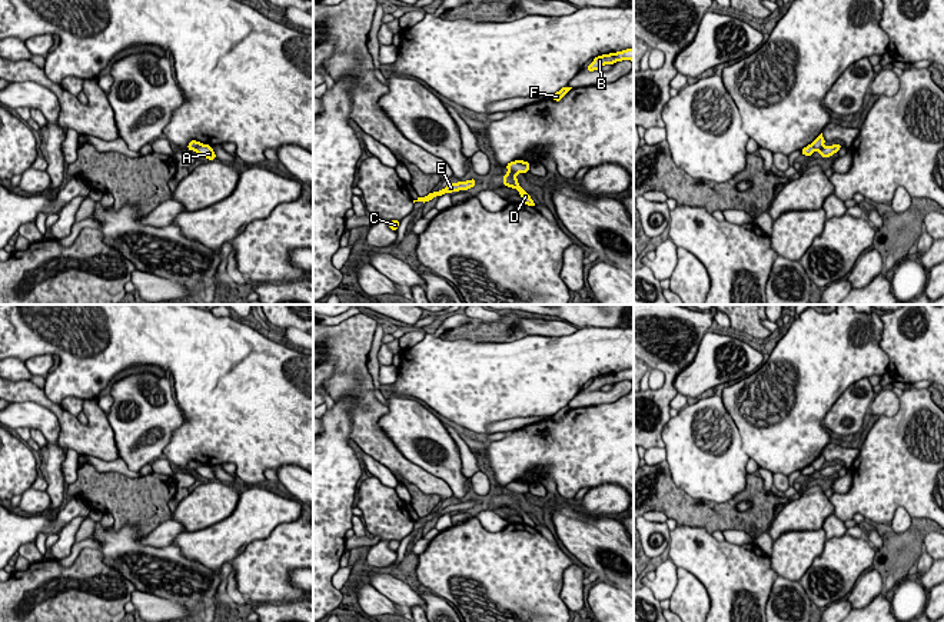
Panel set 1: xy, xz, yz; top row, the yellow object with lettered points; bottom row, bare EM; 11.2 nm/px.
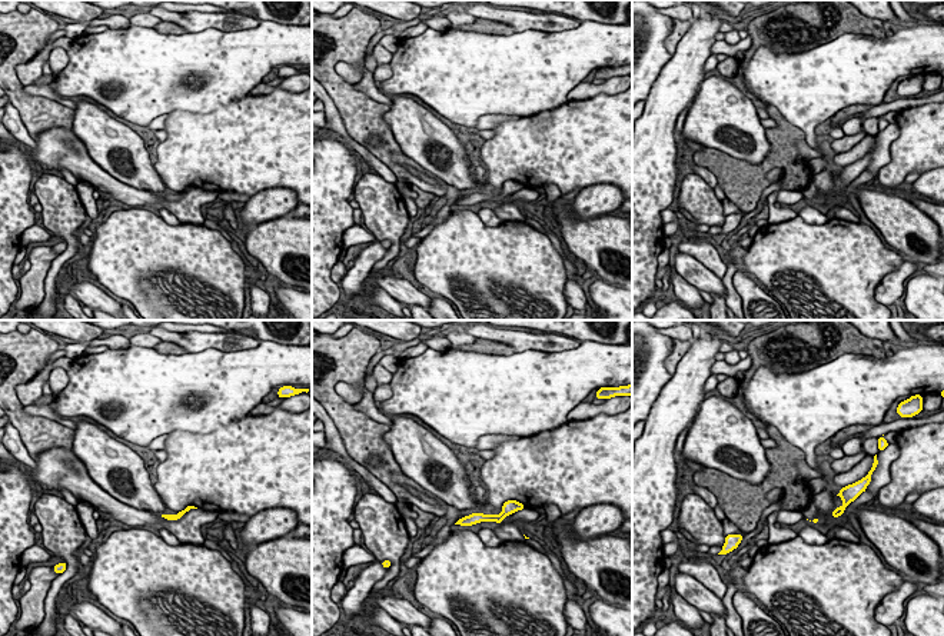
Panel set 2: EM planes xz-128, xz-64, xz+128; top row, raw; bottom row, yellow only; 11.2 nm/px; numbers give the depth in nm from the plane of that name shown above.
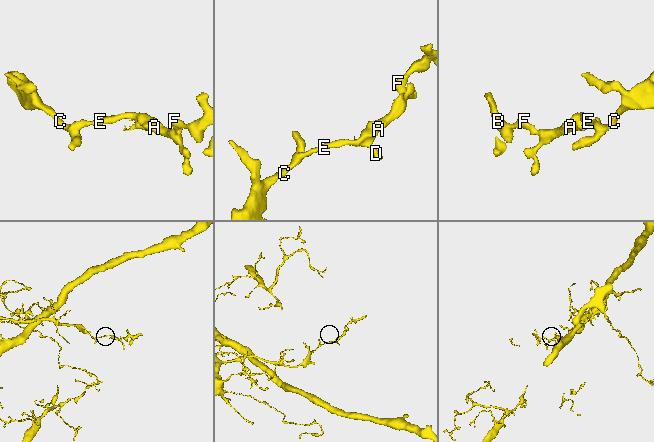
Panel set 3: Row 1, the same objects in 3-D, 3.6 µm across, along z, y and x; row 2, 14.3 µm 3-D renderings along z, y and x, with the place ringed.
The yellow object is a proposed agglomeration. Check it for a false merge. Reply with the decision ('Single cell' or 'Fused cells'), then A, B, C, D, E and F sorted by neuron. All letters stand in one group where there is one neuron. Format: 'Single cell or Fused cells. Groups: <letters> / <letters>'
Fused cells. Groups: A B D F / C E

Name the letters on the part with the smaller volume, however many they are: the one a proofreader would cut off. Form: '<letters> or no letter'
A, B, D, F

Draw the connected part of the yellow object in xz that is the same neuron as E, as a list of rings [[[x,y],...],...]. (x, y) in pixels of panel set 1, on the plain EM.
[[[471,499],[471,500],[466,500],[466,502],[458,502],[458,503],[452,503],[452,505],[449,505],[449,506],[446,506],[445,509],[442,509],[441,512],[438,510],[438,512],[432,512],[432,513],[429,513],[428,516],[425,516],[425,518],[418,518],[416,520],[413,520],[413,523],[415,522],[422,522],[422,523],[426,523],[426,522],[429,522],[429,520],[432,520],[435,516],[442,516],[442,515],[445,515],[445,513],[452,513],[452,512],[455,512],[455,510],[458,510],[458,512],[461,512],[461,510],[468,510],[468,509],[471,509],[471,508],[473,508],[476,505],[476,500],[475,499]]]

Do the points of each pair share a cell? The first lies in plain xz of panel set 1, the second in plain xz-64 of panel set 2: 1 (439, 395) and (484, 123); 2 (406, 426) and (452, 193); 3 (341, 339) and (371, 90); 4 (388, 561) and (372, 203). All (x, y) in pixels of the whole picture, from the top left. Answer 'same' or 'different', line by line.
1: different
2: different
3: different
4: different

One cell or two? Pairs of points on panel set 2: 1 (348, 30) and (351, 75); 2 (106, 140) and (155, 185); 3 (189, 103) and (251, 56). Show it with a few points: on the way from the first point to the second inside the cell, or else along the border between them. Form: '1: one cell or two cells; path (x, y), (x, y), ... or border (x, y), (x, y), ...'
1: two cells; border (339, 60), (335, 70), (355, 85)
2: one cell; path (120, 146), (132, 152), (135, 165), (140, 170)
3: one cell; path (205, 99), (235, 69)

